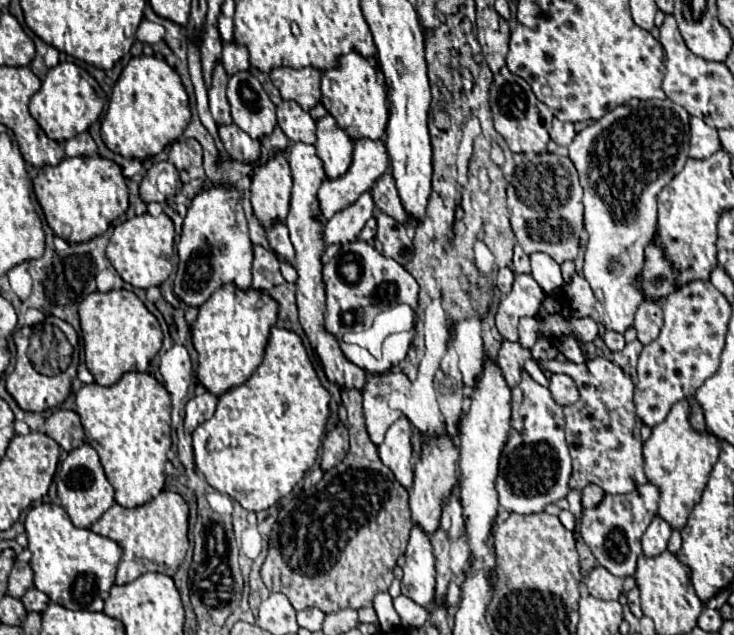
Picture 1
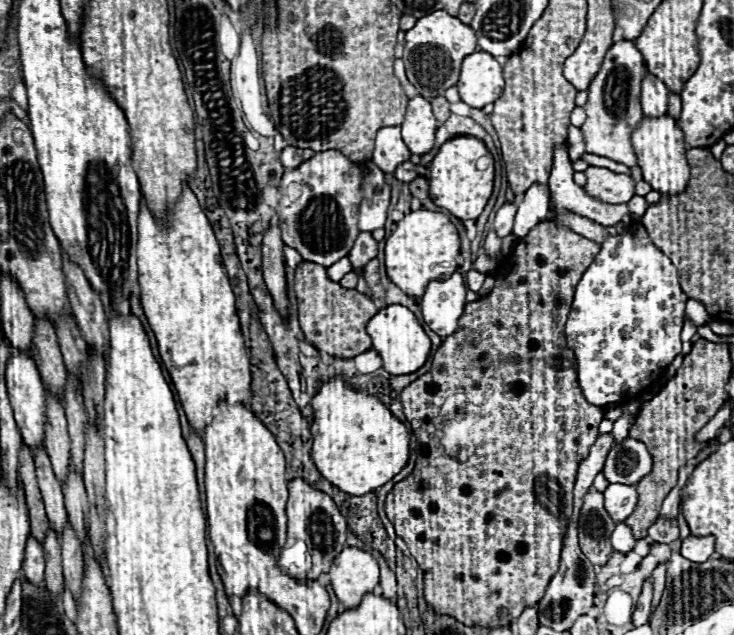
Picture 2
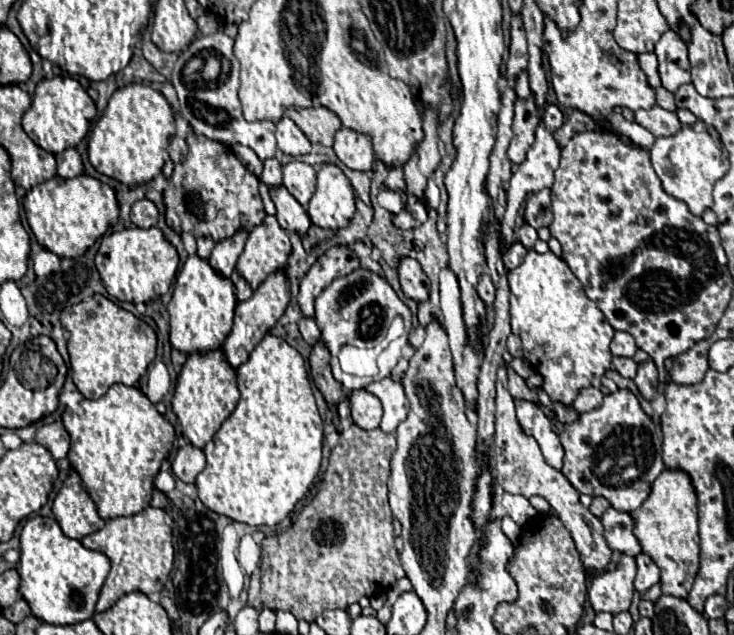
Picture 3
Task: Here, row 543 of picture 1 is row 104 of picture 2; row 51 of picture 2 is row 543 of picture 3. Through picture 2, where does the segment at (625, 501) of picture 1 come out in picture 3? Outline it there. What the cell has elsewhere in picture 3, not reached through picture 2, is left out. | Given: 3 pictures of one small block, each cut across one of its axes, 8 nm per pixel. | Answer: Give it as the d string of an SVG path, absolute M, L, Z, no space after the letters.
M614 508L606 510L606 542L614 552L624 552L630 556L638 556L642 552L638 540L632 534L634 520L626 512L618 512Z

